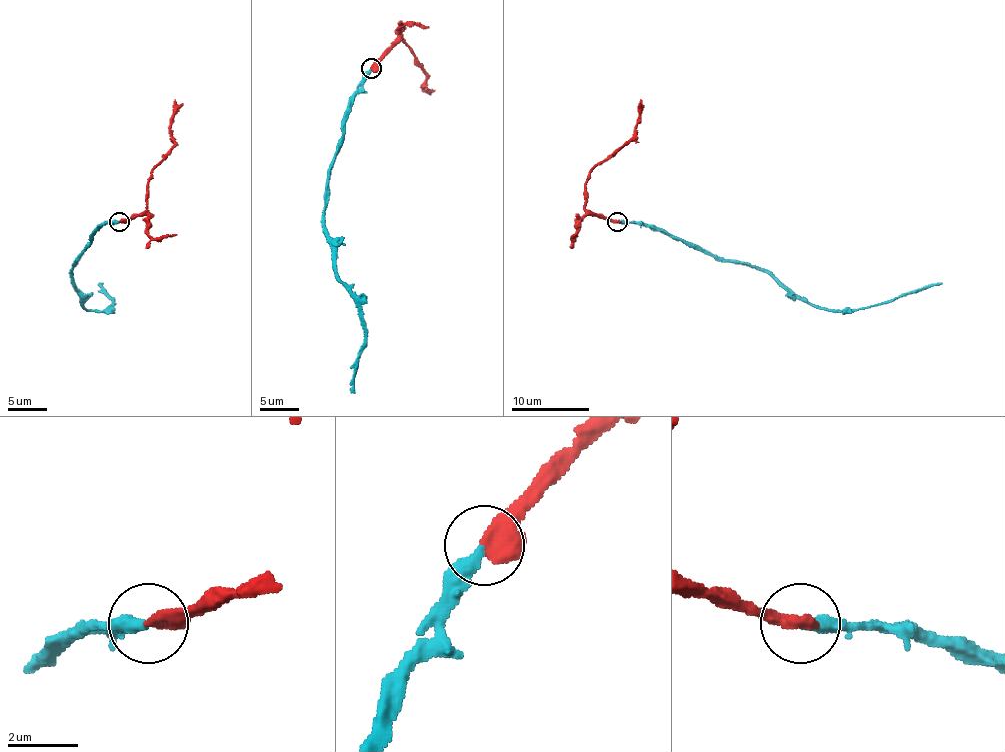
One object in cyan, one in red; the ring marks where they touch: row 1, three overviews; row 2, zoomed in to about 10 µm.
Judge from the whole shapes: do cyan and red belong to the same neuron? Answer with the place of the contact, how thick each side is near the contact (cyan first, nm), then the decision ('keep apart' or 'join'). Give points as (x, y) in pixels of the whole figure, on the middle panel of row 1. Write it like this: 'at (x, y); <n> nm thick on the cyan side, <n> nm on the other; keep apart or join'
at (371, 68); 360 nm thick on the cyan side, 500 nm on the other; join

